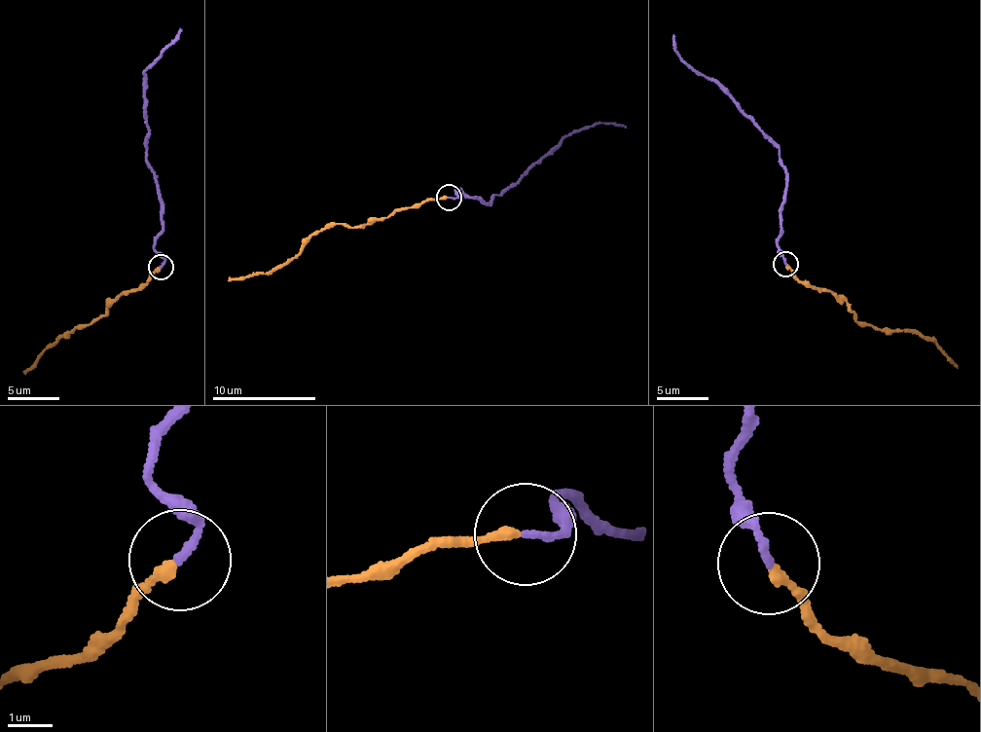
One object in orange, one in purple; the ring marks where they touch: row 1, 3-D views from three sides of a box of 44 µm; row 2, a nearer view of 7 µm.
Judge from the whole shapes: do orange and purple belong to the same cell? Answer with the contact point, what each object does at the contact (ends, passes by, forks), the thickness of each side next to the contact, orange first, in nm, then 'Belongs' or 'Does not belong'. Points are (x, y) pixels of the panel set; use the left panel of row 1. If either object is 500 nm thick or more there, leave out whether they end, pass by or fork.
Place: (161, 267). At the ring orange ends. At the ring purple ends. Thickness 220 nm (orange) against 160 nm. Does not belong

